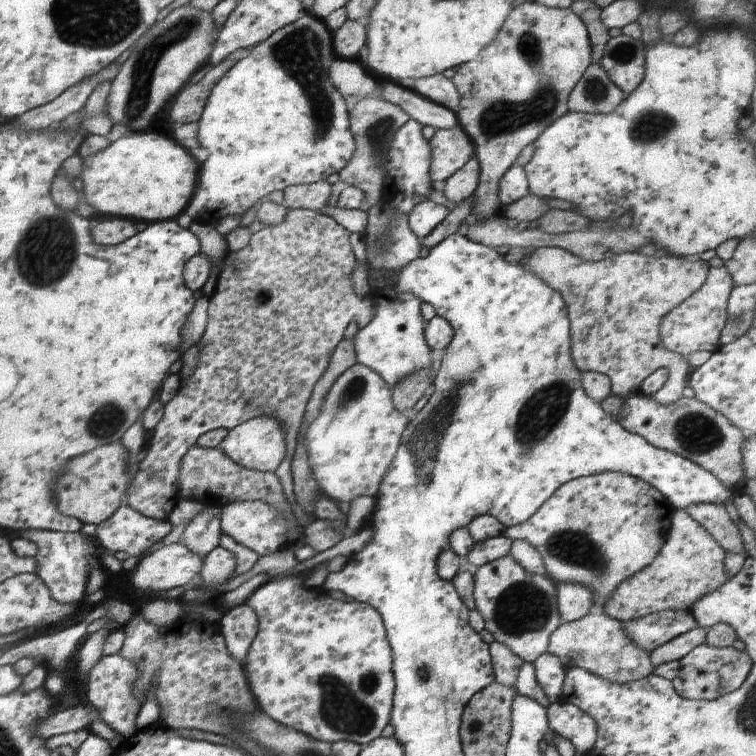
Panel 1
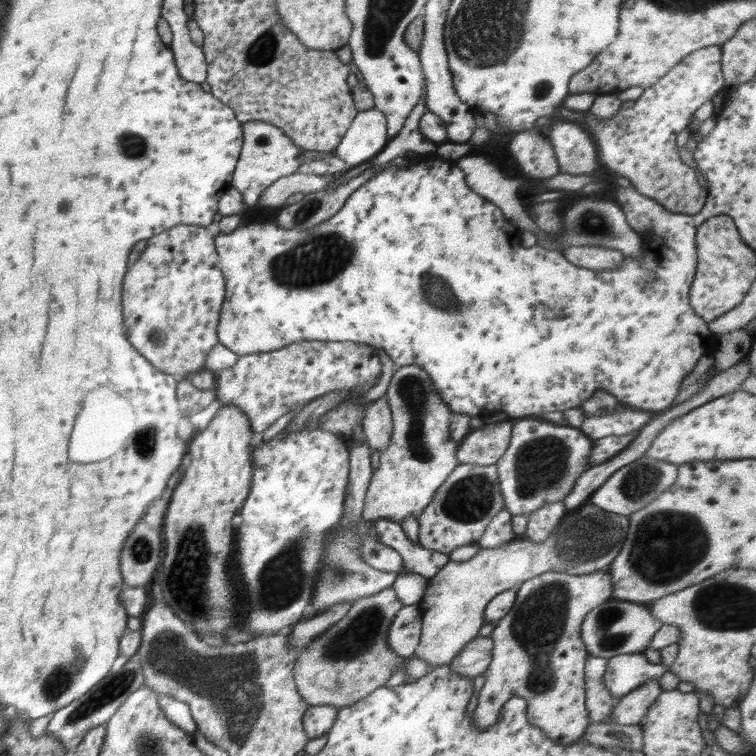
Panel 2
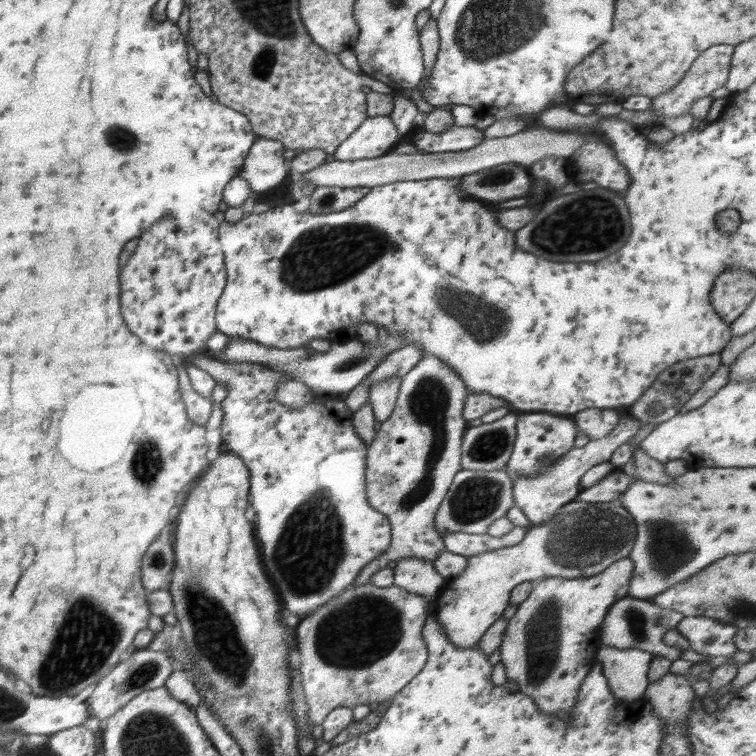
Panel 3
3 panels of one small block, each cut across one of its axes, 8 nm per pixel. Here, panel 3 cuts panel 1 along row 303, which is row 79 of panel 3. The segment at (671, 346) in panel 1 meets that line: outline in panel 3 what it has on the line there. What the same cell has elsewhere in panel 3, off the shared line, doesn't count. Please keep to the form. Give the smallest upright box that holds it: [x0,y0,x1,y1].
[650,44,734,117]

